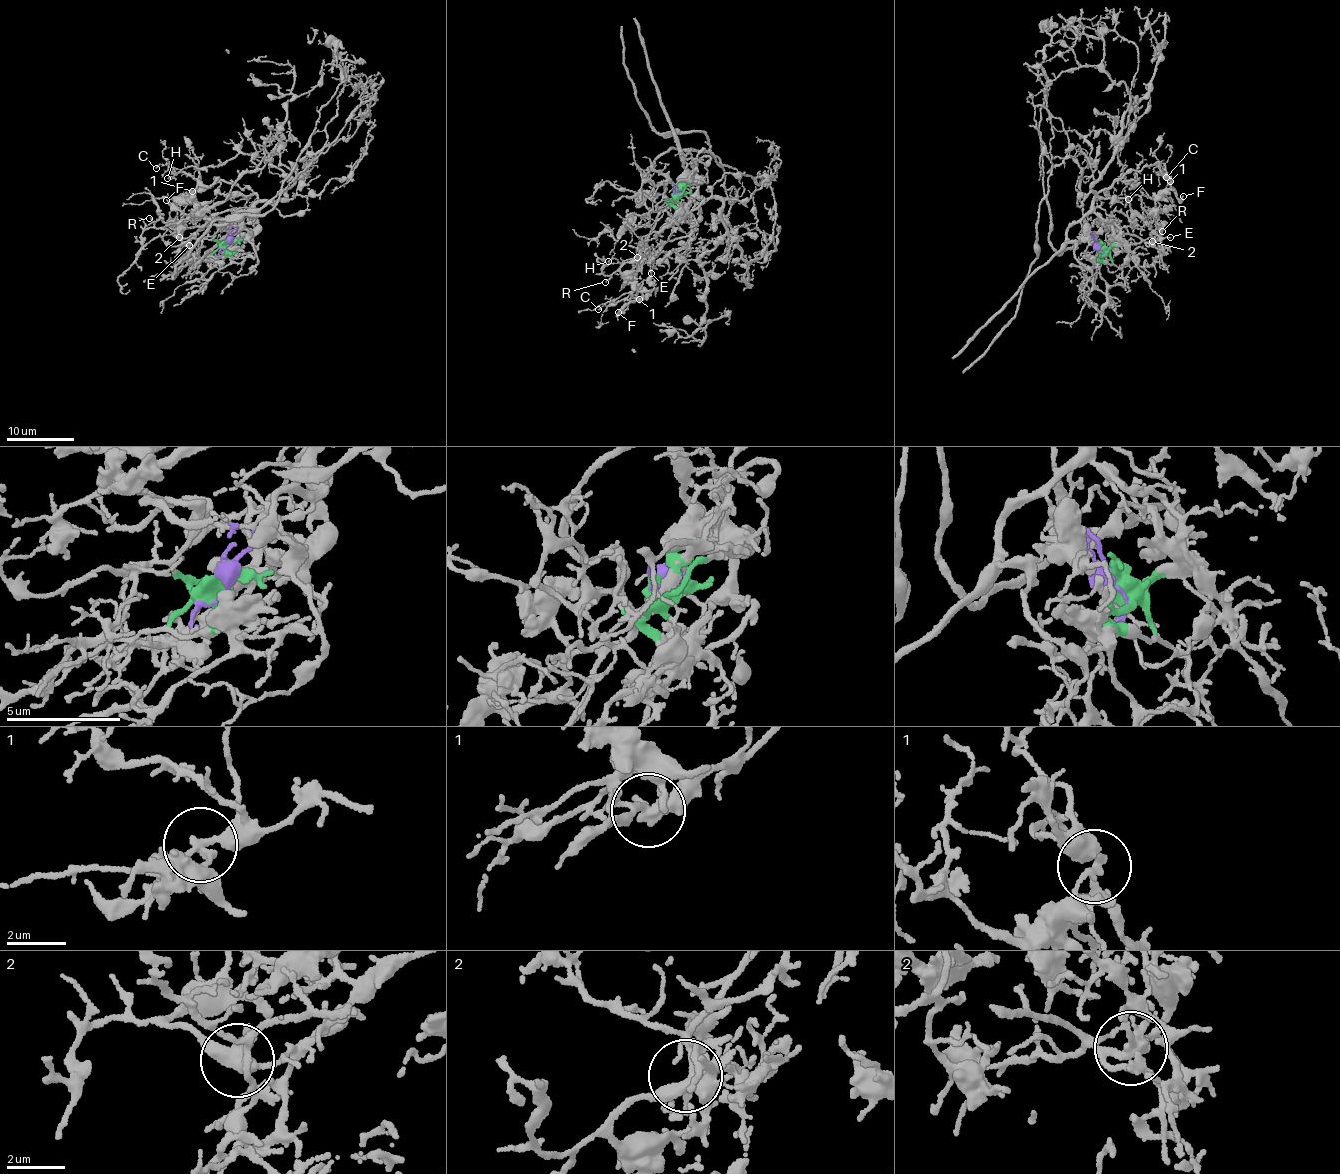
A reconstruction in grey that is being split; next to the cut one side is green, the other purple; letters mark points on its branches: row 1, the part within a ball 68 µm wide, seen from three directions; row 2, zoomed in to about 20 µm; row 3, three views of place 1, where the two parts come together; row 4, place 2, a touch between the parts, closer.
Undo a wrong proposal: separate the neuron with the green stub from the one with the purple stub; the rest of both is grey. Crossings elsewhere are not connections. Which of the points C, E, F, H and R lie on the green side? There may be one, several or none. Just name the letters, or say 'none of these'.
R

